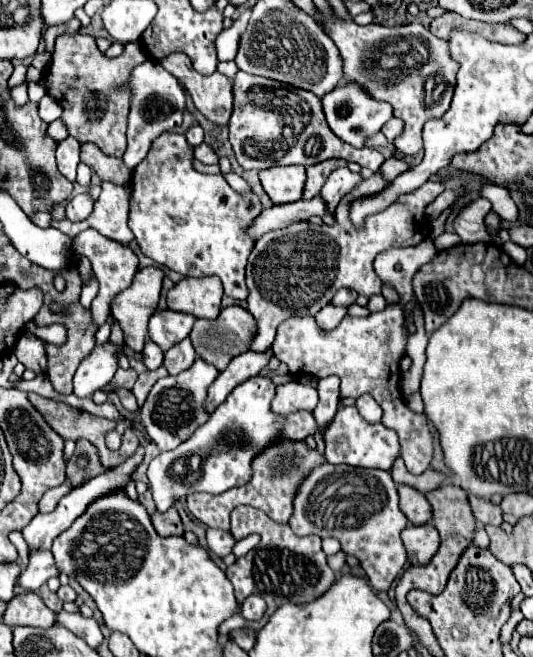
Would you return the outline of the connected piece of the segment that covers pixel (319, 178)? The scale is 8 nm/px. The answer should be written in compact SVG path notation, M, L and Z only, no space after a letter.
M325 160L325 162L319 162L319 164L313 164L313 166L307 166L307 184L305 184L305 198L315 198L325 180L329 178L329 174L339 168L339 166L345 166L347 162L345 160Z

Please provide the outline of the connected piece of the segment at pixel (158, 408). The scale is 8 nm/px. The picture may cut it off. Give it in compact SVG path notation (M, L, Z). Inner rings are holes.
M197 358L193 366L185 372L179 372L177 376L165 376L157 380L157 384L151 388L141 408L141 422L161 452L175 450L183 442L183 438L191 436L209 418L209 414L203 408L203 402L207 396L207 388L211 386L217 374L219 372L215 370L215 366Z

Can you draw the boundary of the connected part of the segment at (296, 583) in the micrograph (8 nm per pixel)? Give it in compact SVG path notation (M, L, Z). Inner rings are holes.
M237 506L231 512L231 532L233 536L261 536L255 550L243 558L237 558L237 562L227 568L227 578L235 586L237 598L247 598L251 594L263 596L267 602L265 618L269 618L285 602L313 602L335 582L335 572L327 566L319 536L297 536L289 524L273 522L265 512L253 506Z

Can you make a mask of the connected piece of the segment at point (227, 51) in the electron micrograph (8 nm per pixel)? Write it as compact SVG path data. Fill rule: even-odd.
M245 8L239 18L233 22L231 28L223 30L217 40L215 40L215 46L217 46L217 60L219 62L227 62L227 60L233 60L235 54L237 54L237 46L239 46L239 36L243 34L243 30L247 28L247 22L249 22L249 16L251 16L251 8Z

